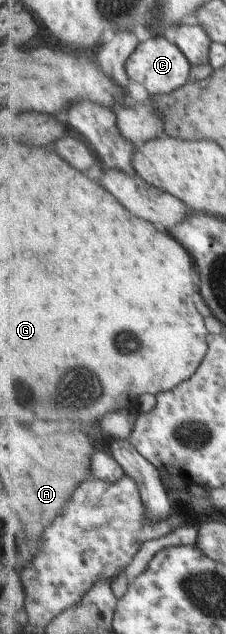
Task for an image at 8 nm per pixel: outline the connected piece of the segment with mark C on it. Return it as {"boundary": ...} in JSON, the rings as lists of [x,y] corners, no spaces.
{"boundary":[[[151,37],[147,41],[140,42],[135,53],[127,61],[126,70],[131,80],[136,81],[152,95],[173,93],[179,87],[187,84],[191,75],[191,62],[188,56],[181,51],[176,42],[165,37]]]}

